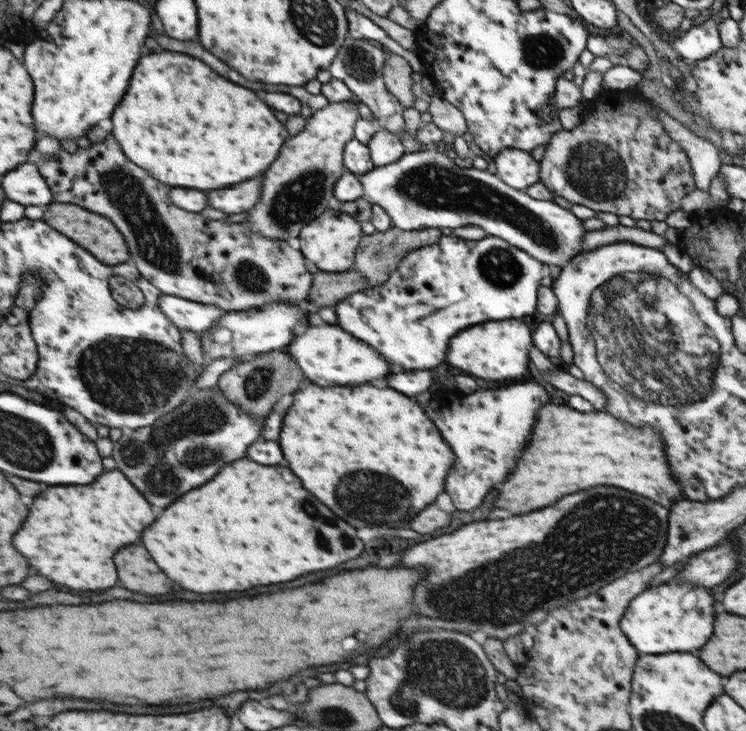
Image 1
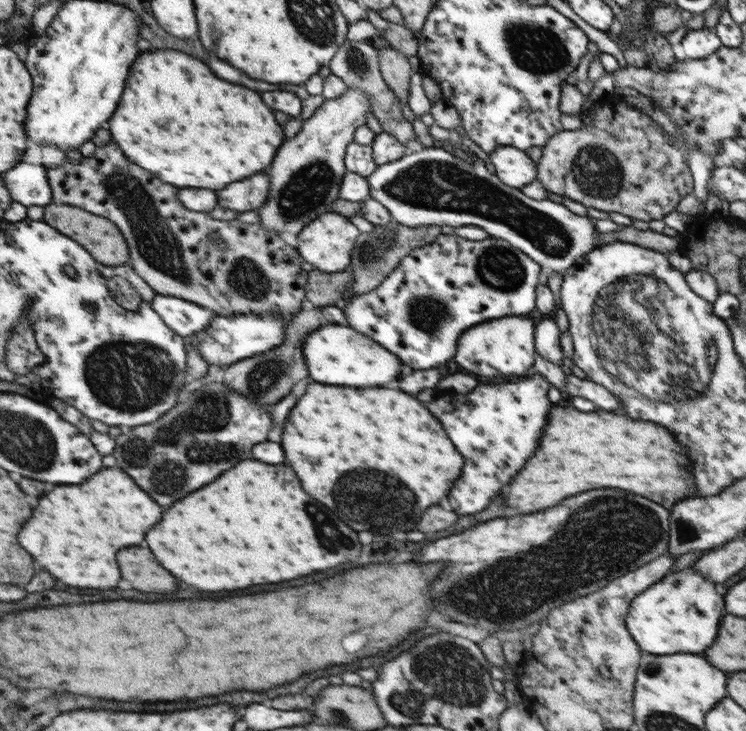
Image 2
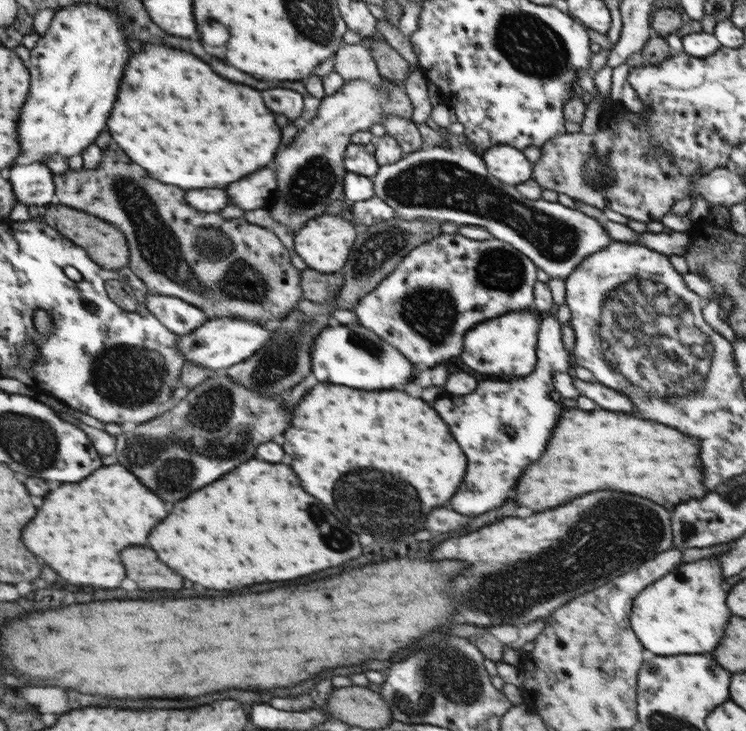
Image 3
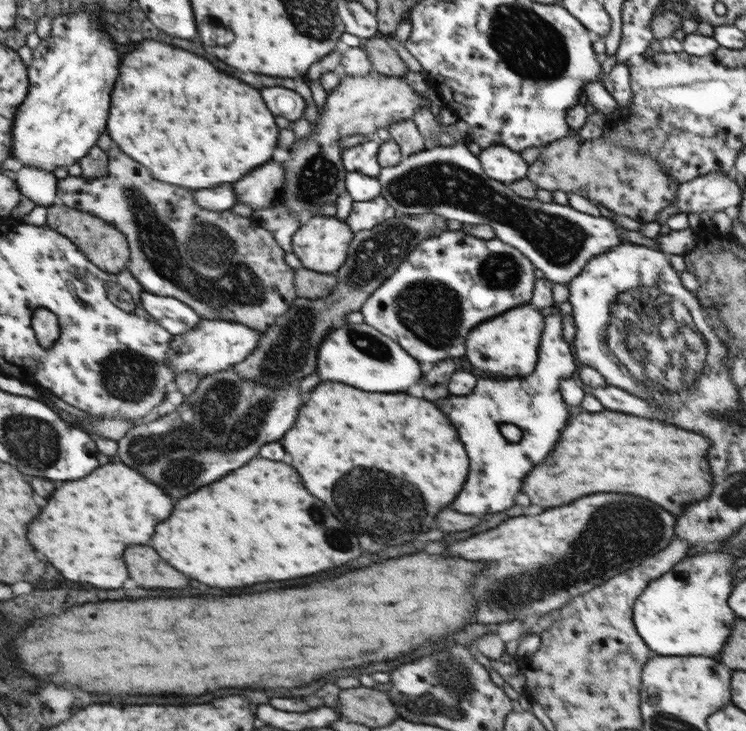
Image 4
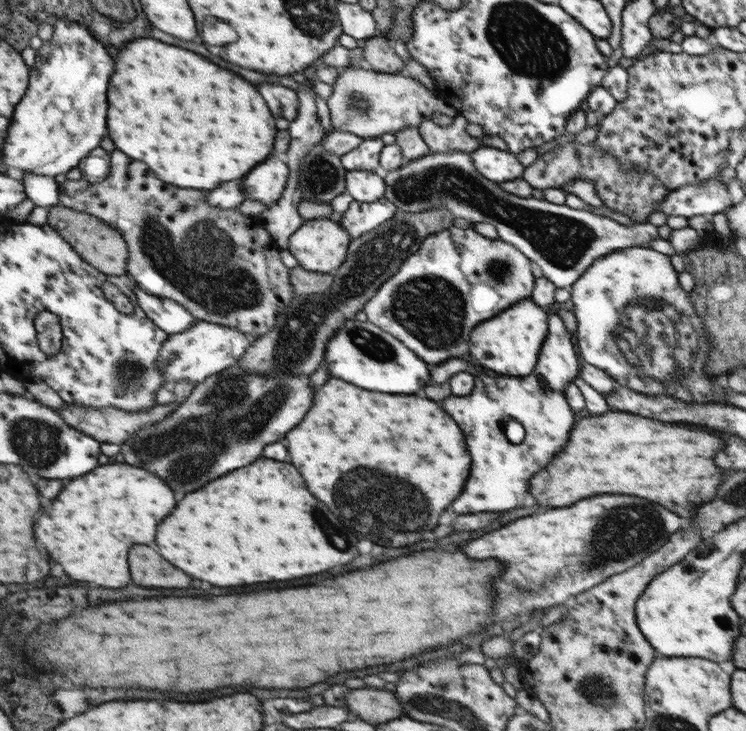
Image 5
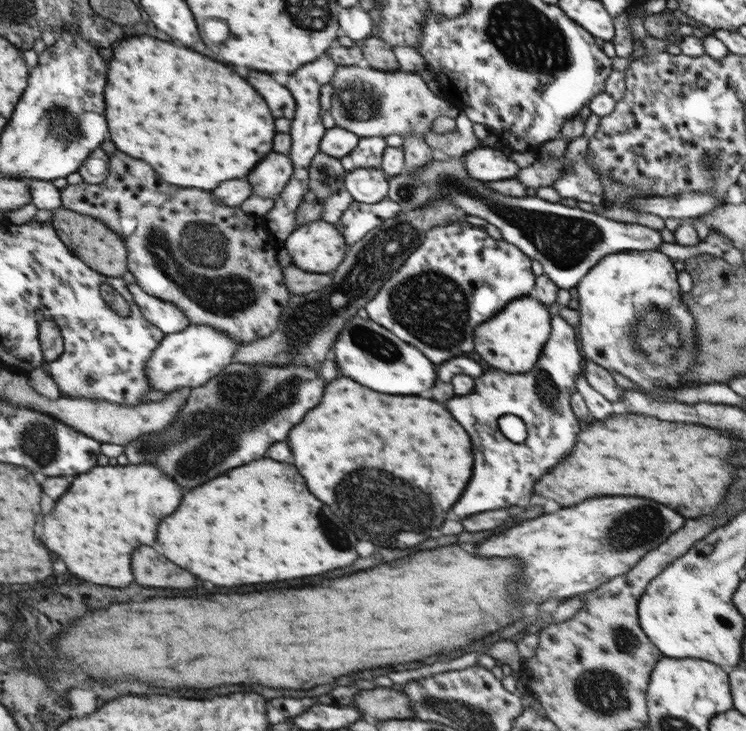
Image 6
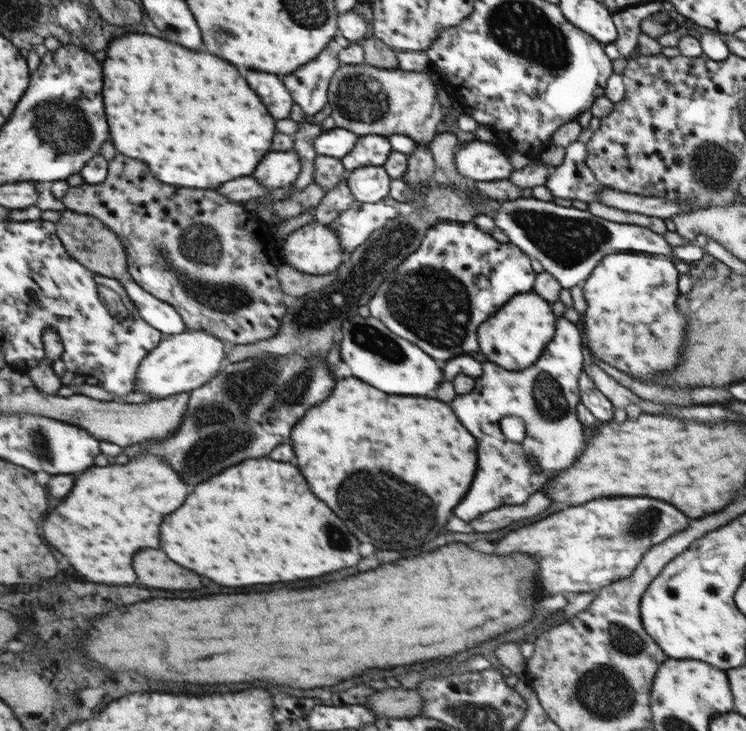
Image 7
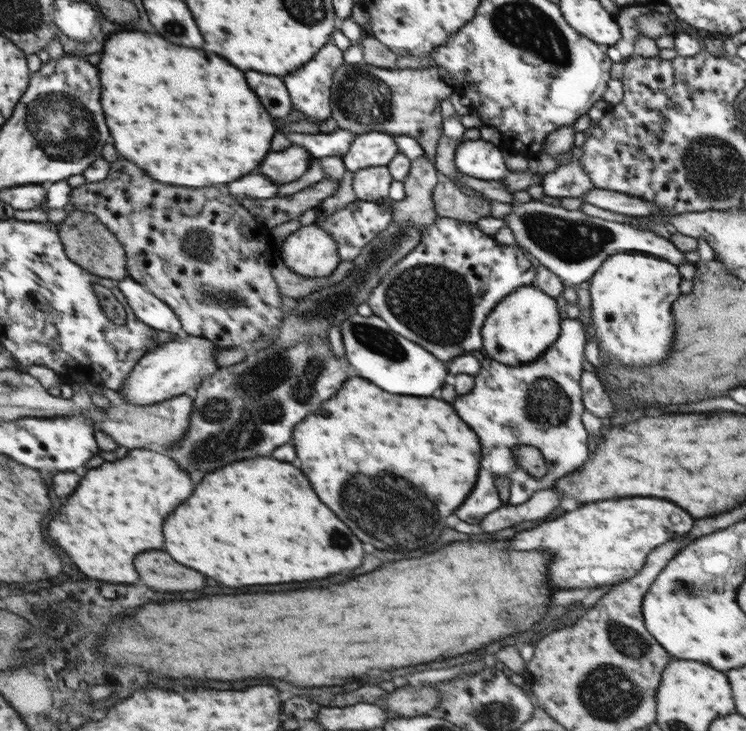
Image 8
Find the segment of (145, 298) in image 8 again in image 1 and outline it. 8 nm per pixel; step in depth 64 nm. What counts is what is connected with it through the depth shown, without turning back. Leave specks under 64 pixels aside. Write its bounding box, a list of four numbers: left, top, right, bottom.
[160,295,227,333]

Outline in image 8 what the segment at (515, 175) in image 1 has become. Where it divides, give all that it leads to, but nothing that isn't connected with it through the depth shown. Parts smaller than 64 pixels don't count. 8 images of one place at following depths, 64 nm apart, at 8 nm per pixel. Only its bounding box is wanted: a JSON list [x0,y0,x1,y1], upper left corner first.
[454,140,505,180]

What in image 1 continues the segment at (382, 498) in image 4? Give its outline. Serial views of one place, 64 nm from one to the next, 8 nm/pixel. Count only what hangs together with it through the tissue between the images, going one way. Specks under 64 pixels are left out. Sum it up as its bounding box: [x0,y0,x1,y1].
[281,384,455,528]

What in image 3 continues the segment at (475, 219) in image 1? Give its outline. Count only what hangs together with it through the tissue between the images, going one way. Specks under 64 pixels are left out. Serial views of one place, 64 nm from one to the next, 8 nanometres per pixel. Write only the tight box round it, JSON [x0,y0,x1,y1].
[370,139,613,281]

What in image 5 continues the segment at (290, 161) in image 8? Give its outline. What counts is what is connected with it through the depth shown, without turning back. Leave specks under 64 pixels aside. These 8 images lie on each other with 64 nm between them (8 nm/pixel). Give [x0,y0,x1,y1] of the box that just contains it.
[245,156,290,206]

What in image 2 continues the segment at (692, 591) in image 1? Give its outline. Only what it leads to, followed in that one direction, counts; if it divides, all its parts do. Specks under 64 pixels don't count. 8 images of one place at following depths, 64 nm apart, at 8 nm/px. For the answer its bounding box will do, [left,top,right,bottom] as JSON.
[631,567,723,654]

